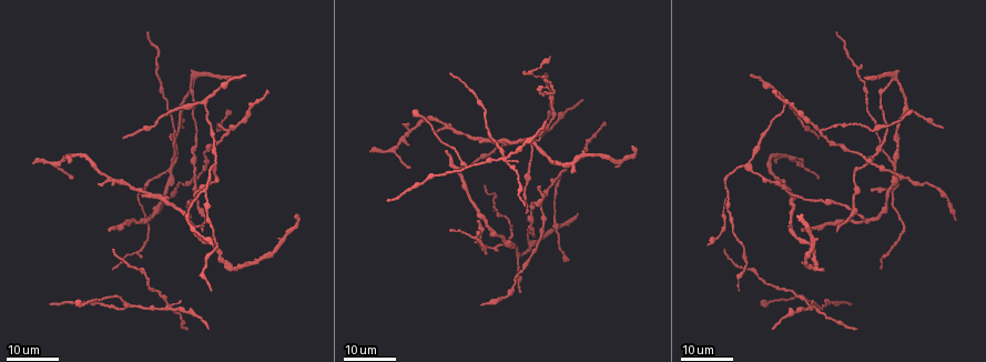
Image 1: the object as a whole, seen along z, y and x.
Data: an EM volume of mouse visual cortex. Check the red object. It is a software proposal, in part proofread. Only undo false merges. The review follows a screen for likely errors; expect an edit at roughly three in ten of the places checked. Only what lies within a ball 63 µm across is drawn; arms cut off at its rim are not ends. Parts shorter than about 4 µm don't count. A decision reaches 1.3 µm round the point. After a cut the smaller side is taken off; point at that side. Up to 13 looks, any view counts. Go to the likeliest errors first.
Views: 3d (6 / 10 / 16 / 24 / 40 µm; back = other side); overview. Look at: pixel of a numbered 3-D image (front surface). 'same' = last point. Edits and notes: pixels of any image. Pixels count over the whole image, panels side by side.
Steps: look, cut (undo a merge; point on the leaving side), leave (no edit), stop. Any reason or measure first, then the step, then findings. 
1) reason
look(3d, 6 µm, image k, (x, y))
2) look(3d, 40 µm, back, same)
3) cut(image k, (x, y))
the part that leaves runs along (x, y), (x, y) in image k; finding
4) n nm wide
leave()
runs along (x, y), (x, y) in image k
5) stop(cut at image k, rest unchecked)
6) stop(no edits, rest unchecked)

looks like a crossing
look(3d, 16 µm, image 1, (807, 304))

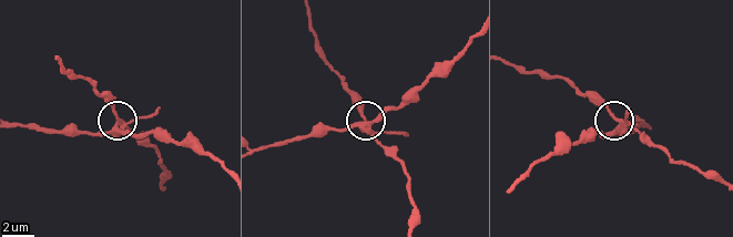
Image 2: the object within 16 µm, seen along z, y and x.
look(3d, 10 µm, image 2, (618, 121))

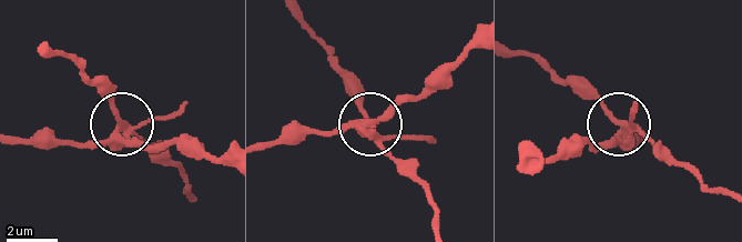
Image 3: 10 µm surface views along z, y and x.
from behind
look(3d, 10 µm, back, image 3, (118, 123))

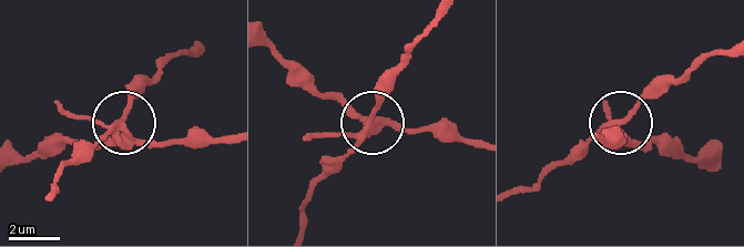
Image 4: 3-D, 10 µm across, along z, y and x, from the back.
4 arms
cut(image 4, (102, 136))
a second neuron is stuck on

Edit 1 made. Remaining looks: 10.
see it whole again
look(overview)

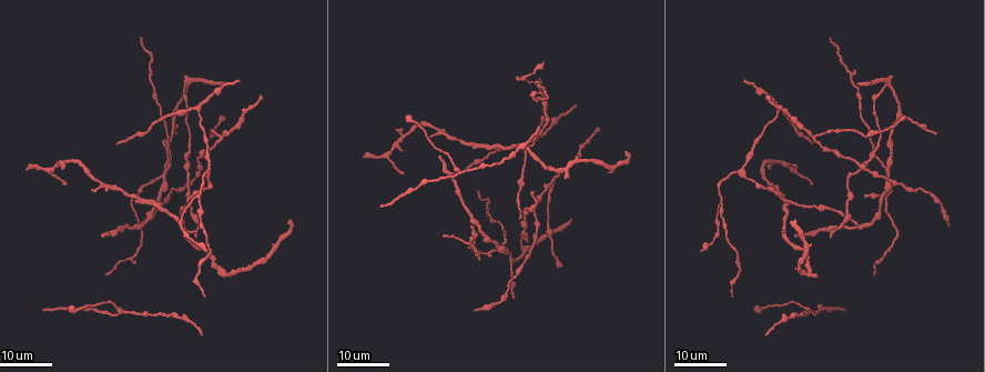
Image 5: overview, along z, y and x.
three arms meet
look(3d, 16 µm, image 5, (815, 134))

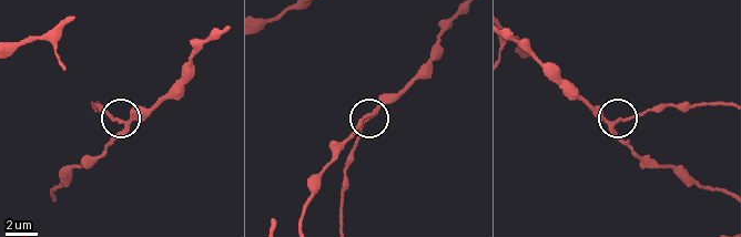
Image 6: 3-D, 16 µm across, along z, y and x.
closer look
look(3d, 6 µm, image 6, (617, 120))

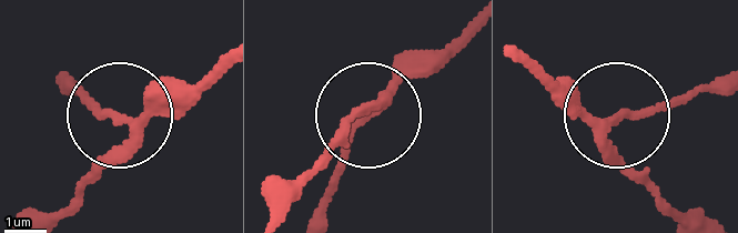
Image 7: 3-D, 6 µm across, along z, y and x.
220 nm wide
leave()
one neuron here

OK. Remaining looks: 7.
look(3d, 24 µm, image 5, (167, 169))

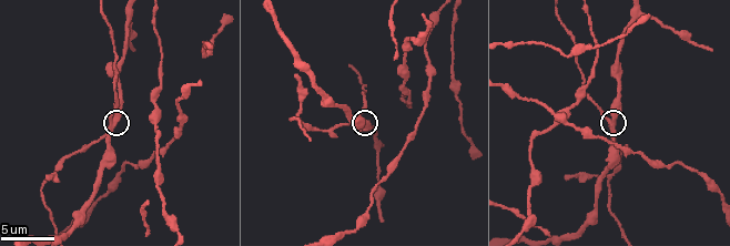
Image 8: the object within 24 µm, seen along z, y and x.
look(3d, 6 µm, image 8, (111, 122))

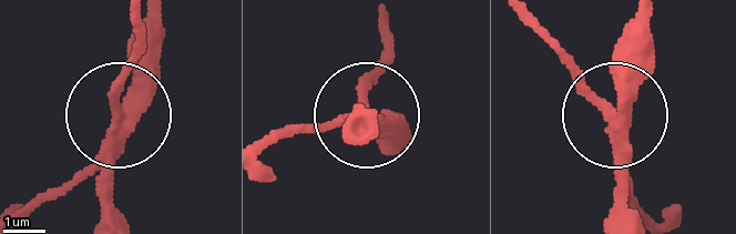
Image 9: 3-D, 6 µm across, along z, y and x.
290 nm wide
cut(image 9, (112, 88))
the part that leaves runs along (110, 134), (131, 11) in image 9; a second neuron is stuck on

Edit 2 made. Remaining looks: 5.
look(overview)

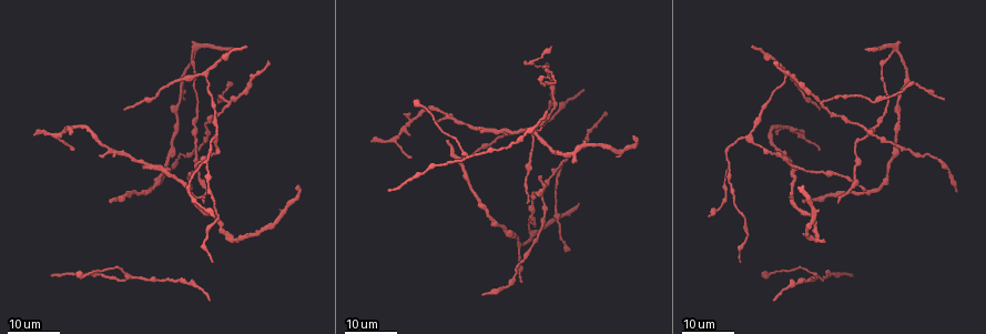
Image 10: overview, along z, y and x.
side arm on a straight run
look(3d, 24 µm, image 10, (468, 156))

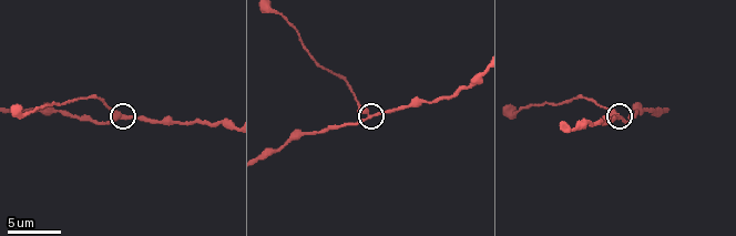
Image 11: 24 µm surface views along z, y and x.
look(3d, 6 µm, image 11, (621, 118))

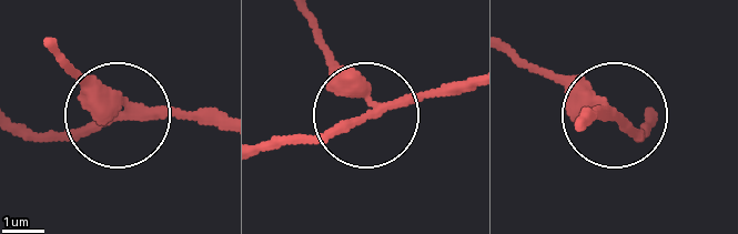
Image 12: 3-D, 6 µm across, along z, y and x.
3 arms
leave()
runs along (223, 121), (128, 111), (57, 51) in image 12; all the same neuron

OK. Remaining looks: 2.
four or more arms meet
look(3d, 6 µm, image 8, (376, 149))

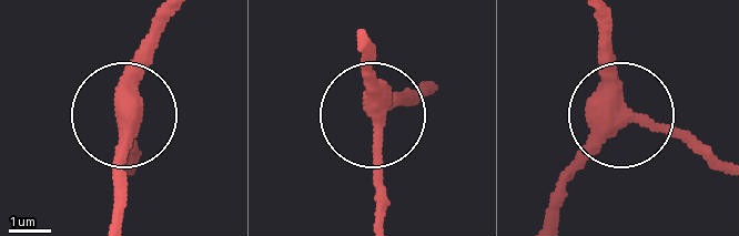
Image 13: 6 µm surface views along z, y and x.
4 arms
leave()
runs along (598, 11), (616, 106), (686, 132), (718, 156) in image 13; one neuron here

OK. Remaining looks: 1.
stop(cut at image 4, cut at image 9, rest unchecked)

